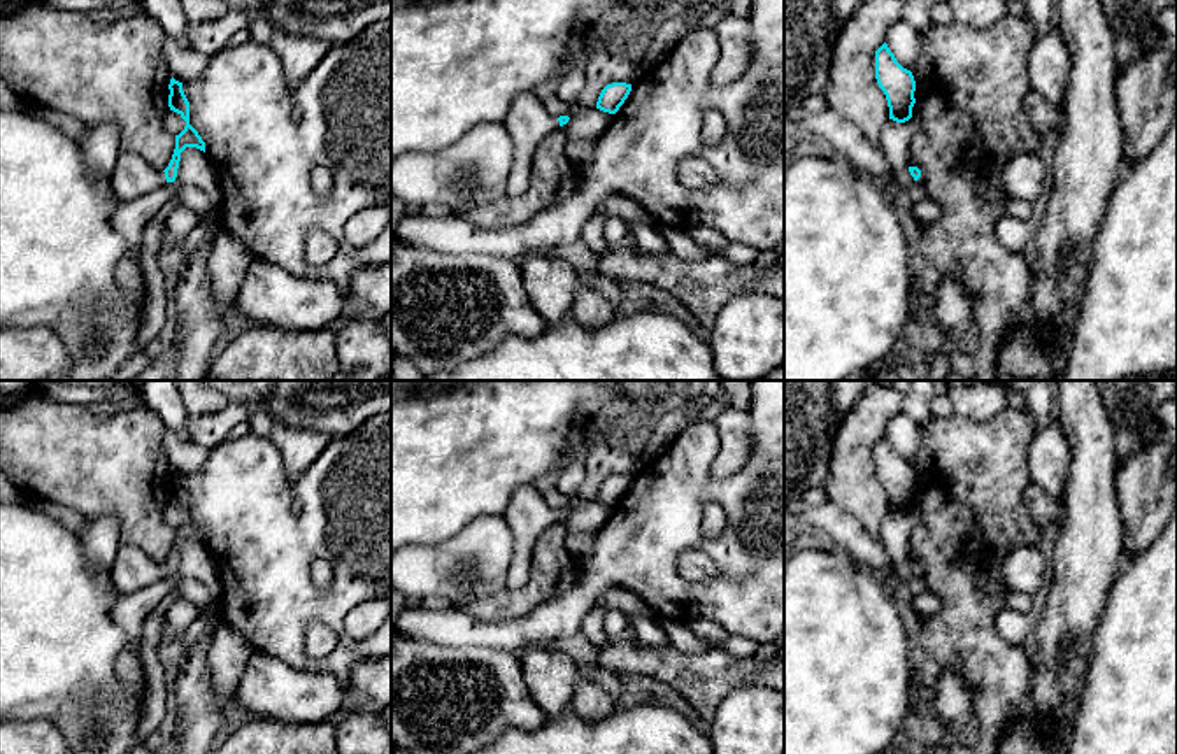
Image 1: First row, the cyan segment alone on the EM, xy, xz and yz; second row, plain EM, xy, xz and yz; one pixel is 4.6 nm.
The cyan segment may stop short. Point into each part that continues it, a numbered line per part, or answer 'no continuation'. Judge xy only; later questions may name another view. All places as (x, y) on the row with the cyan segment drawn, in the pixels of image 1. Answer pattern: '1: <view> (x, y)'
1: xy (132, 177)

